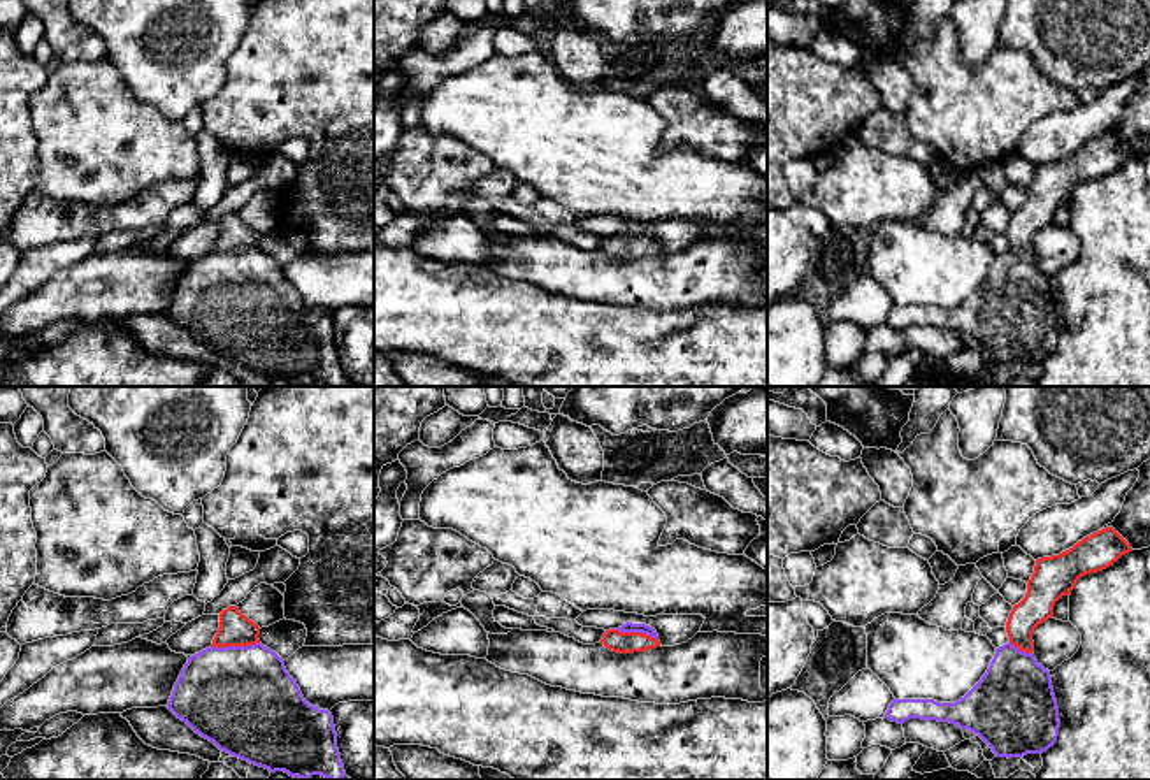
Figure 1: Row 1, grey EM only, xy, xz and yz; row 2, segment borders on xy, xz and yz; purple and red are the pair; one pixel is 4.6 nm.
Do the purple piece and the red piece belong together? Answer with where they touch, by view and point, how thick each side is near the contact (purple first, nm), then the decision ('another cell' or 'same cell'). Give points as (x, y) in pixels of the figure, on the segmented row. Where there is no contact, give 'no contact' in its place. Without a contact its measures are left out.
meets purple in xy at (234, 647); 480 nm thick on the purple side, 160 nm on the other; same cell

